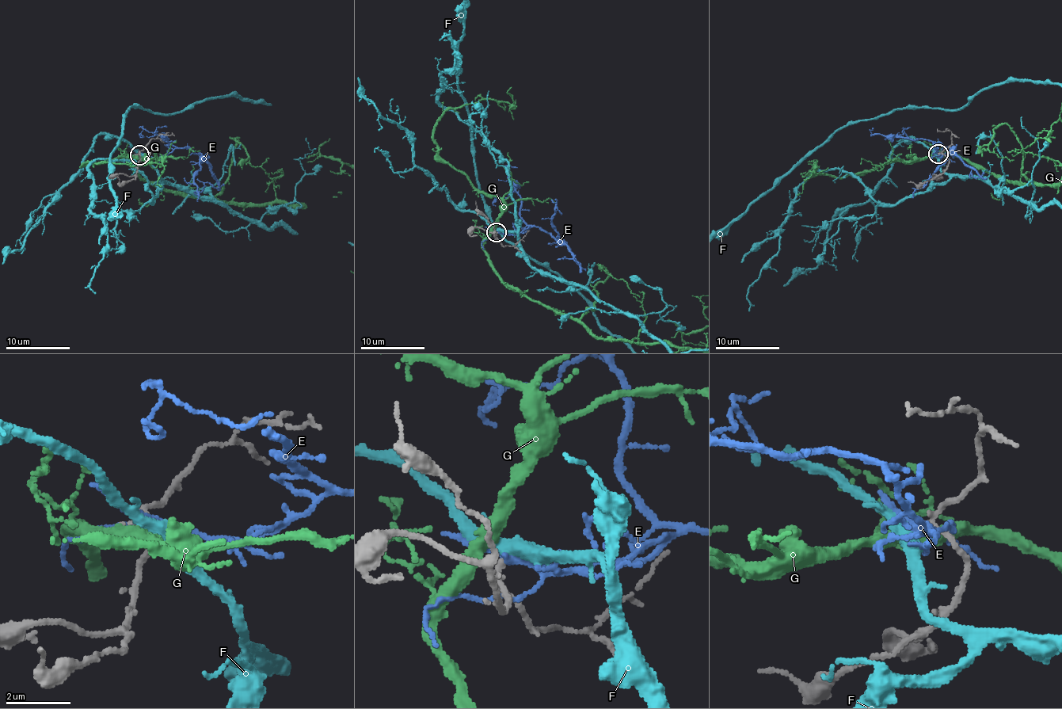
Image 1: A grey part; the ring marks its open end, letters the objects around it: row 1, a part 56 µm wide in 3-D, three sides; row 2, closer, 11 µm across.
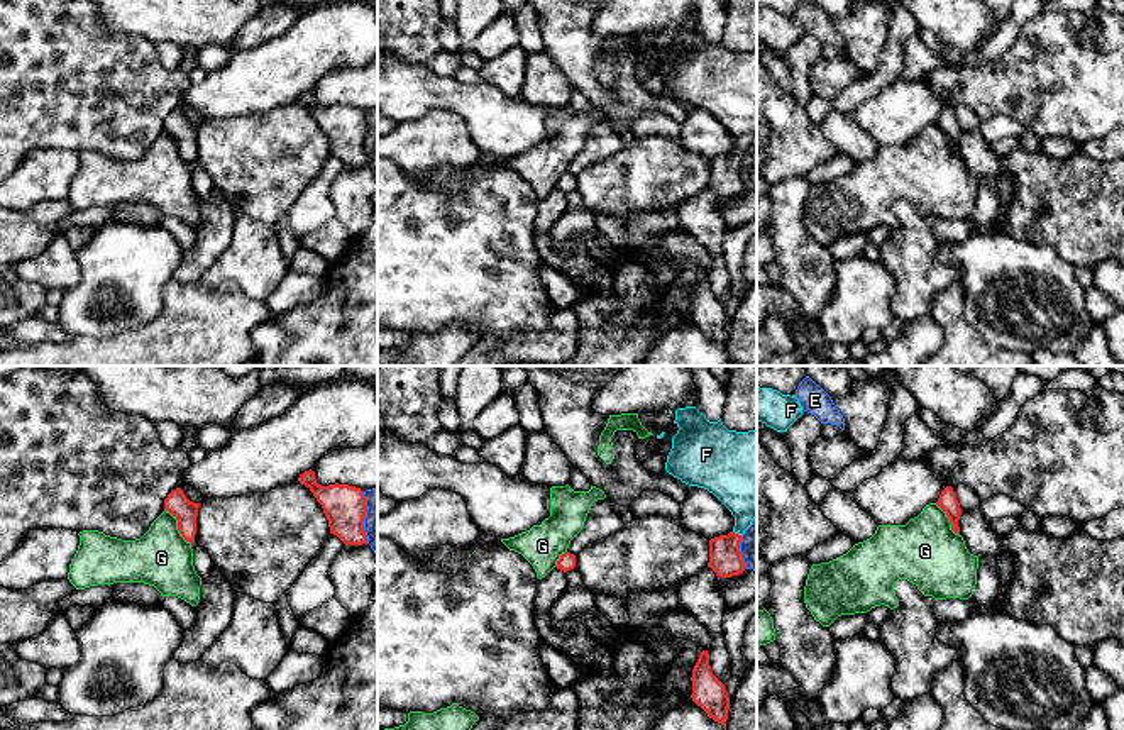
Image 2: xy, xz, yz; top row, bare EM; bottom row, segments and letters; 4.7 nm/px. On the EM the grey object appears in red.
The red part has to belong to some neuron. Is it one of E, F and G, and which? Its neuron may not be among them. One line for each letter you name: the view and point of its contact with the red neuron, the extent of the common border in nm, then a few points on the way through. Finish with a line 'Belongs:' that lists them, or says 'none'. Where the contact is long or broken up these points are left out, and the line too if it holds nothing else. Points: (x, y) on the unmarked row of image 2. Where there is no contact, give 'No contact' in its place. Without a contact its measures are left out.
F: Touches red at xz (737, 154). Shared border 50 nm. Path across: xz (725, 180), (725, 170), (737, 154), (743, 139), (750, 104)
Belongs: F

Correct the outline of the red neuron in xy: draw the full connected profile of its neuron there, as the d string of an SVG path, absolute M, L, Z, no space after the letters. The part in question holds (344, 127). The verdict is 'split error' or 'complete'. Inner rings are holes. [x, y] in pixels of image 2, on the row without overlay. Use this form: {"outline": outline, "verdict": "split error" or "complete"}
{"outline": "M311 90L300 95L298 102L305 105L322 125L330 154L337 156L345 166L367 164L364 152L367 127L361 108L339 103L322 107L317 103Z", "verdict": "complete"}

